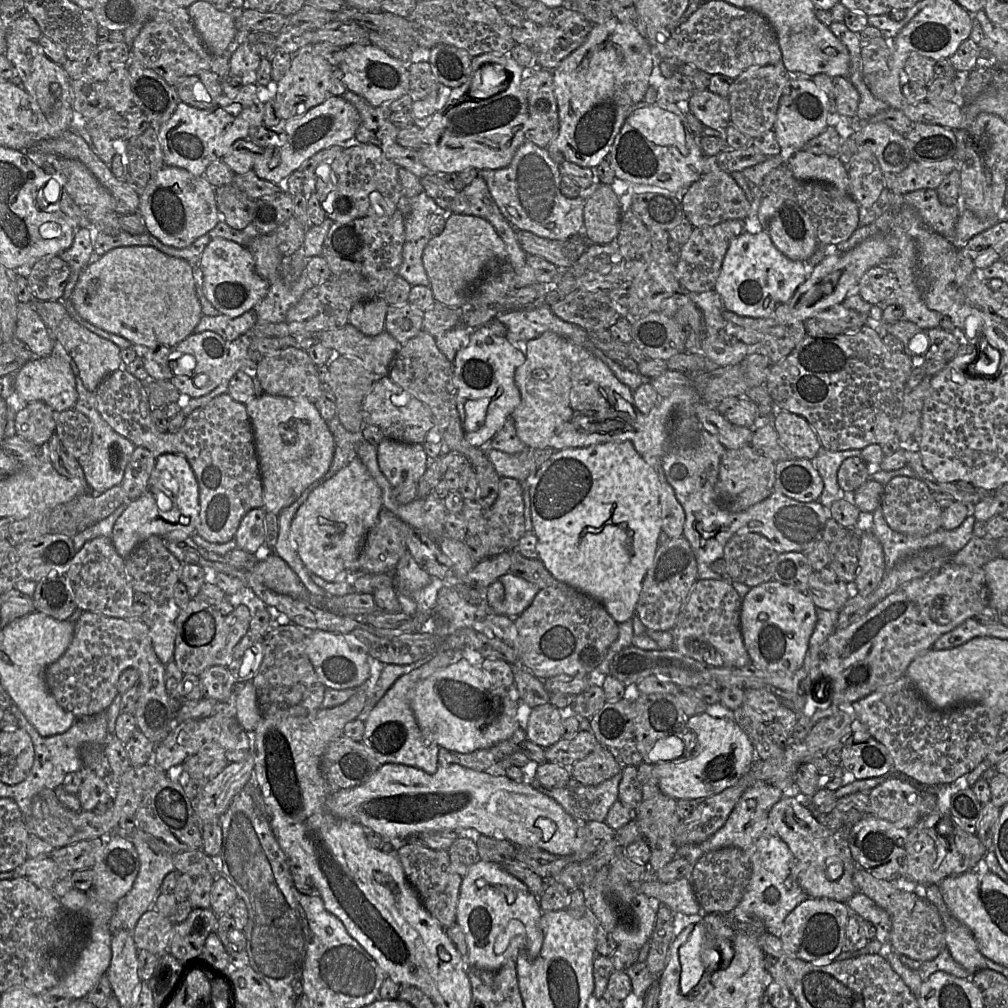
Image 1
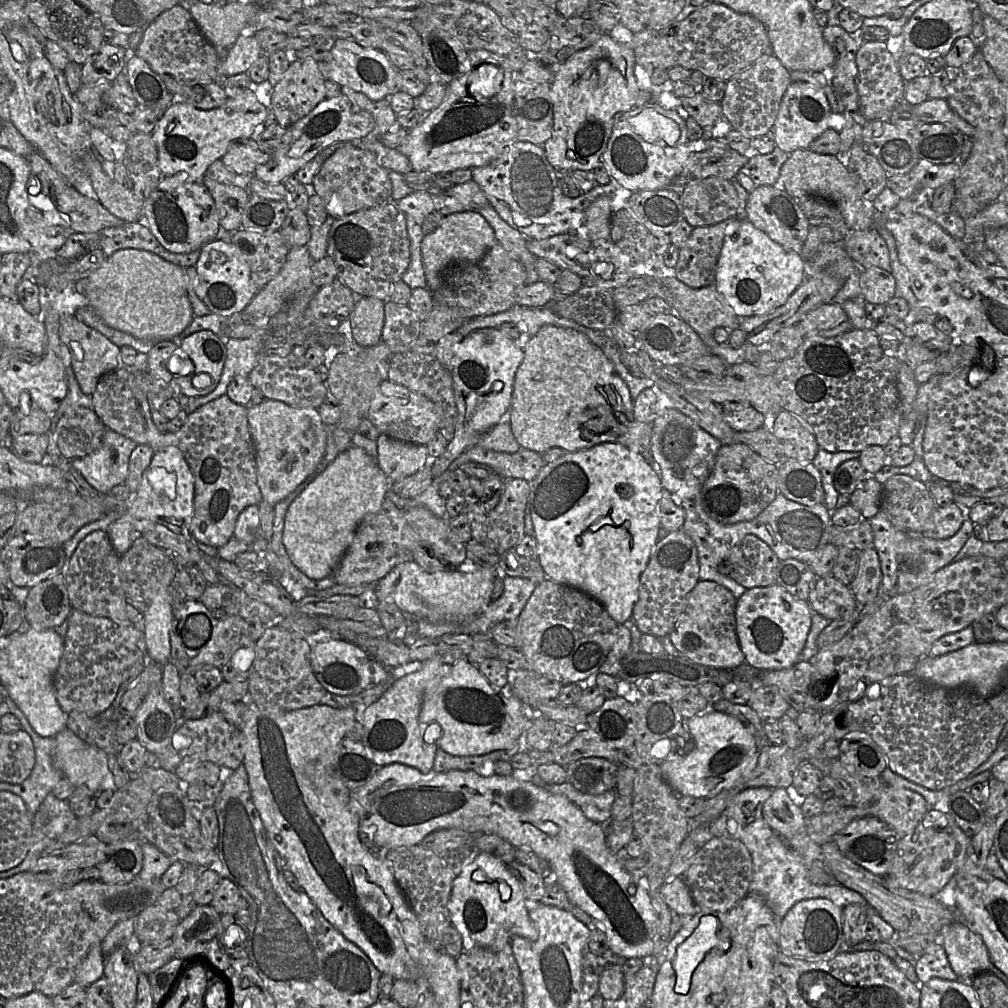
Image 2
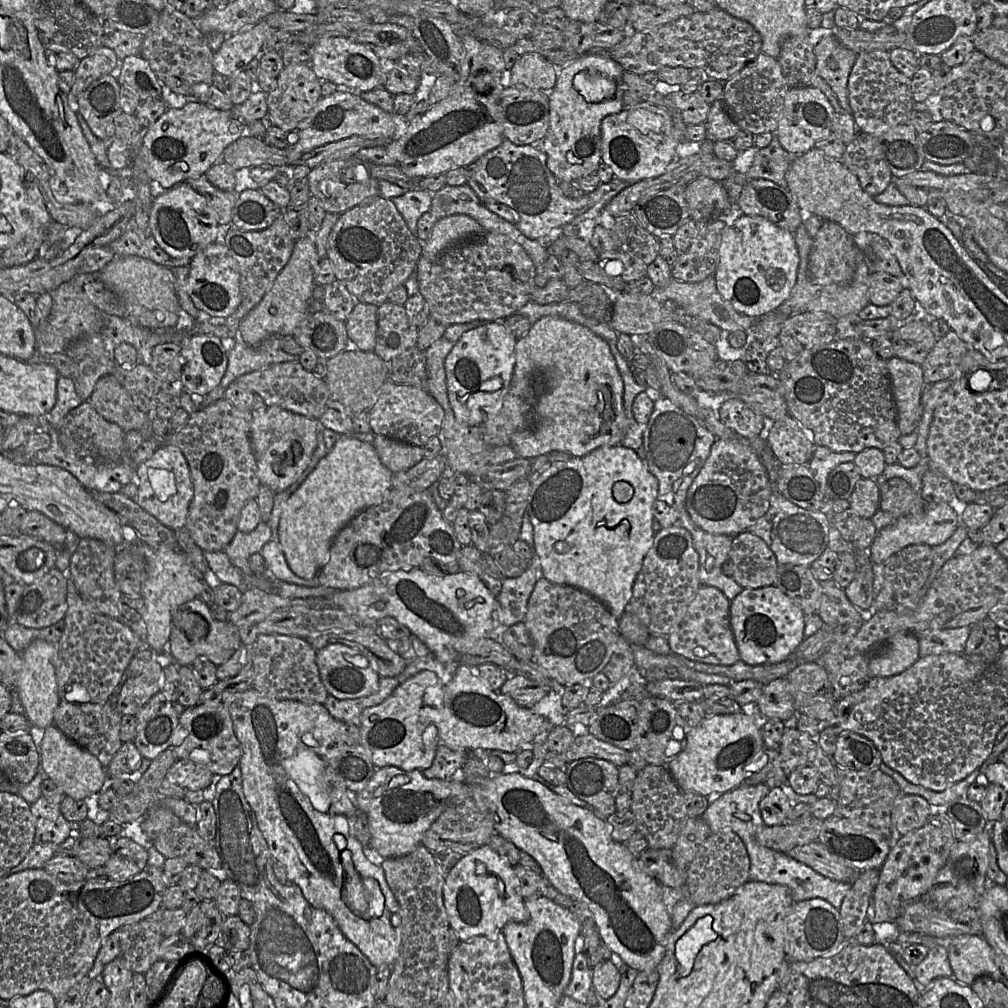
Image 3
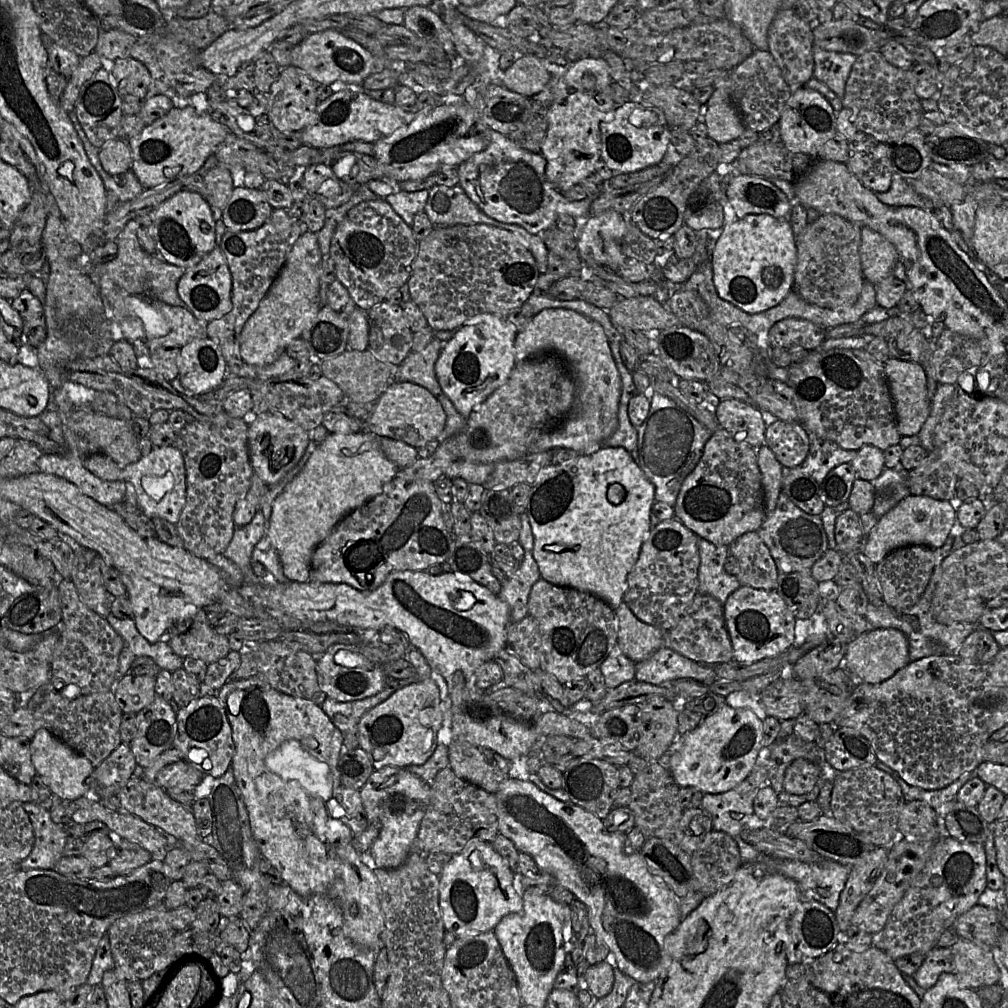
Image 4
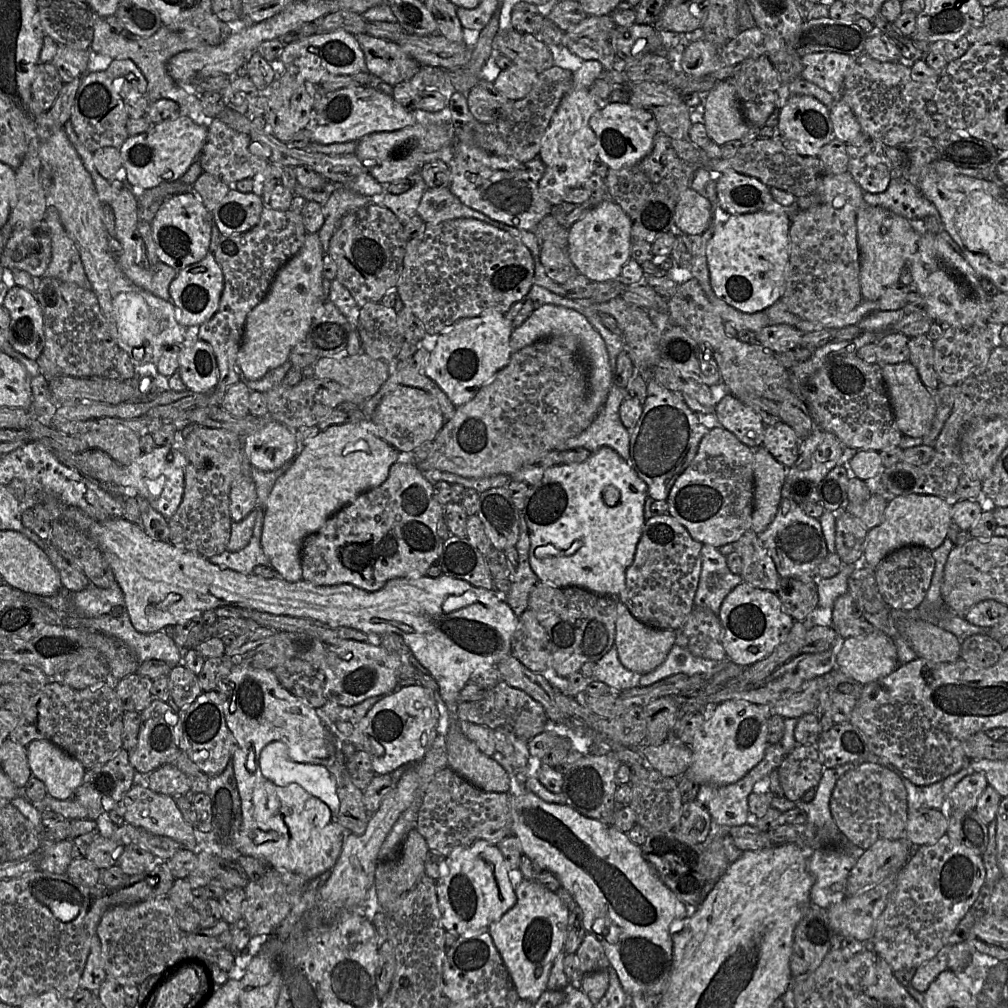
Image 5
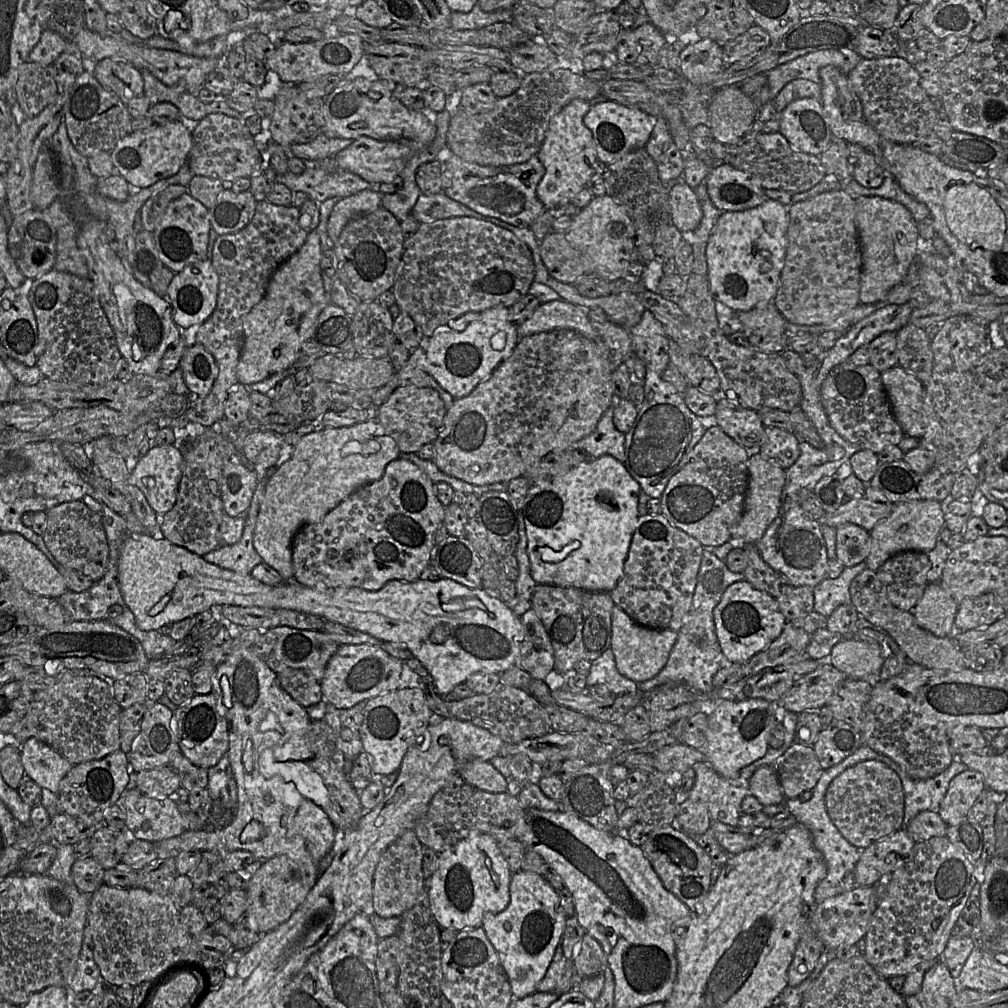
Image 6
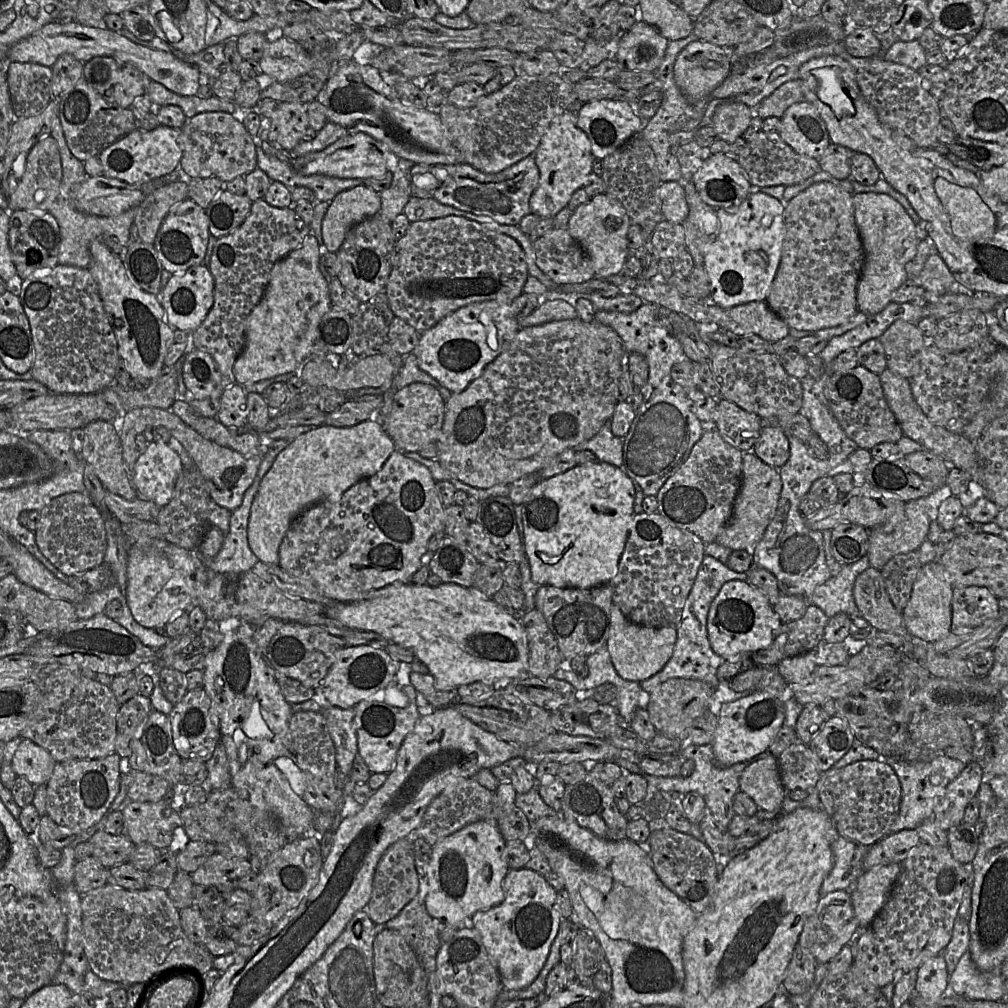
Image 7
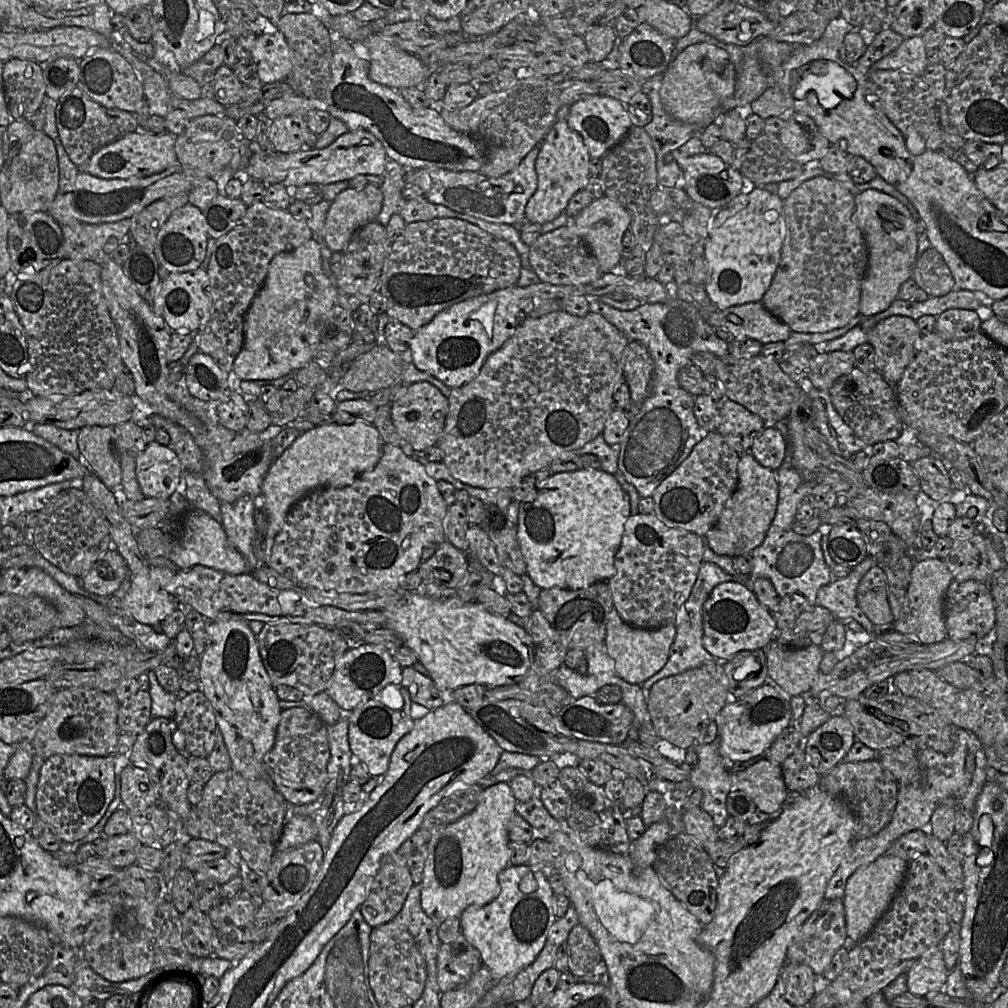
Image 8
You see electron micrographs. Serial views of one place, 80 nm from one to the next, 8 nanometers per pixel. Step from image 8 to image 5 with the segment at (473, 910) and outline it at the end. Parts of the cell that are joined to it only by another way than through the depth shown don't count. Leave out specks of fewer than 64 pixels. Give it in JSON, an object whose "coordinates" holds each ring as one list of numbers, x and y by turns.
{"coordinates":[[515,876,516,904,492,923,487,931,501,955,518,997,535,1002,547,990,552,965,563,951,570,910,555,892,535,880,516,880,518,877]]}

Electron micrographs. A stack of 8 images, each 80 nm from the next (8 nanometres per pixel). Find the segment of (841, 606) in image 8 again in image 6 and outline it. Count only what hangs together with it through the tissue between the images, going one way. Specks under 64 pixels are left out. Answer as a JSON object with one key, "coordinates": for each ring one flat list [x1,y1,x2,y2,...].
{"coordinates":[[865,561,844,567,837,578,826,578,813,587,814,610,828,618,838,606,851,604,850,584,866,567]]}

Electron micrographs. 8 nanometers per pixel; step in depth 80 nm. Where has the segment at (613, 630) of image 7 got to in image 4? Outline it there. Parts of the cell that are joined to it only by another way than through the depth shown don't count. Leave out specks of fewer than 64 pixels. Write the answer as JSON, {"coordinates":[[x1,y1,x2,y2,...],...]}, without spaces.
{"coordinates":[[623,602,615,609,618,645,634,663,649,658,664,646,665,633,639,620]]}

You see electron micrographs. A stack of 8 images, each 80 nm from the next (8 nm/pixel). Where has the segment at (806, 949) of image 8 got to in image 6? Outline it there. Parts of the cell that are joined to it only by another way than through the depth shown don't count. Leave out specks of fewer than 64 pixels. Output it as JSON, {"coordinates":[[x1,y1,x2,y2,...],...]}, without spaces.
{"coordinates":[[886,882,868,887,856,886,848,892,827,898,817,904,809,920,825,949,855,945,864,939,870,920,885,889]]}

